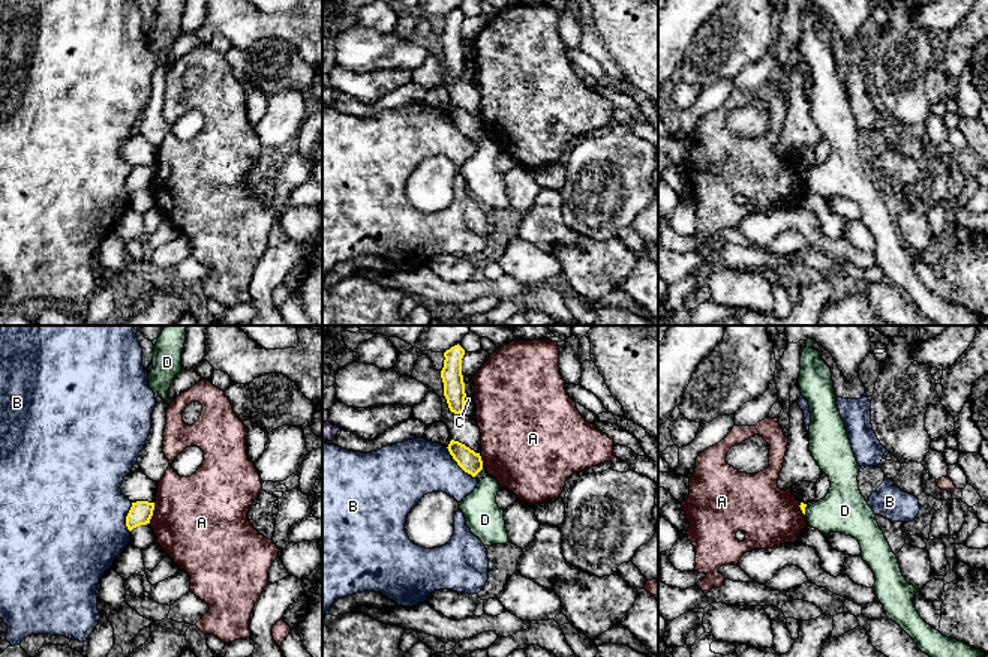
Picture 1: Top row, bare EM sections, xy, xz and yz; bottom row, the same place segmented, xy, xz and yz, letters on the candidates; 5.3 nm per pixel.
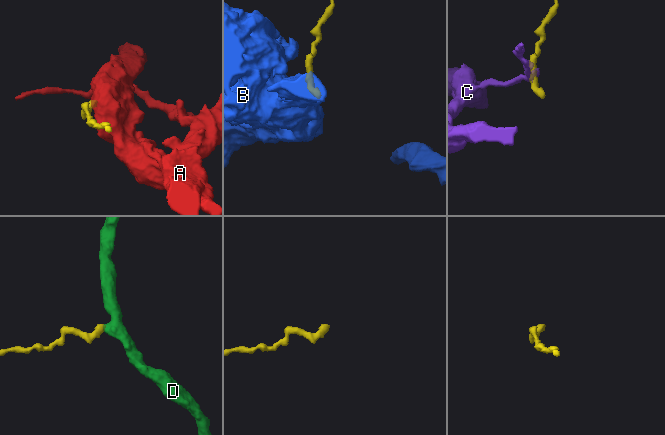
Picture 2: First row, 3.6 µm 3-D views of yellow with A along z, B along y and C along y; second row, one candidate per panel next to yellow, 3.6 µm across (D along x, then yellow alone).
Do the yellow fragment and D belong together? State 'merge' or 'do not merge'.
do not merge

